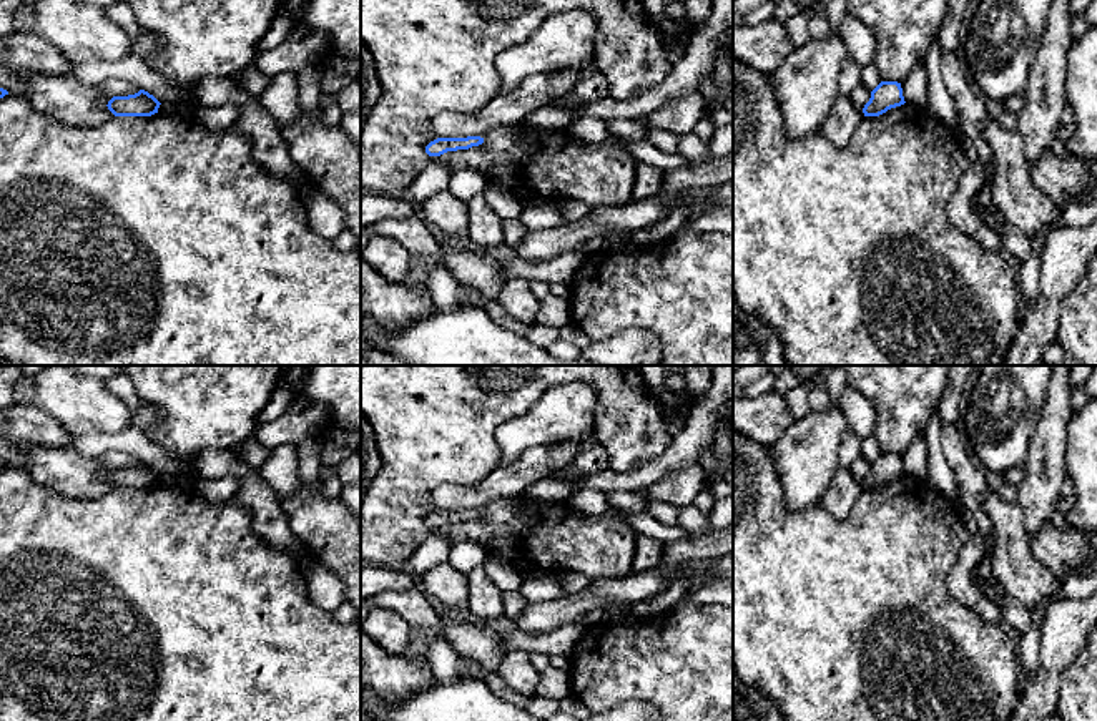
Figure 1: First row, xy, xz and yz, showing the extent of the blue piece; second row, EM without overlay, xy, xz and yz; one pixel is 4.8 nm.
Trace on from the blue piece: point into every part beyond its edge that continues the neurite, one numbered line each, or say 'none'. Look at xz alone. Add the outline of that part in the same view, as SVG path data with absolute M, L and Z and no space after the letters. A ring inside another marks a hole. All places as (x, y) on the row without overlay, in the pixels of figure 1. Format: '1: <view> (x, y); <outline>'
none

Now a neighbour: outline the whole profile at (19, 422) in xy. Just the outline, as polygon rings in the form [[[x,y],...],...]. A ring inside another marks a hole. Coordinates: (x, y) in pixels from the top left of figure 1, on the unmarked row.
[[[23,402],[0,407],[0,437],[32,445],[66,447],[71,445],[68,432],[48,414]]]

